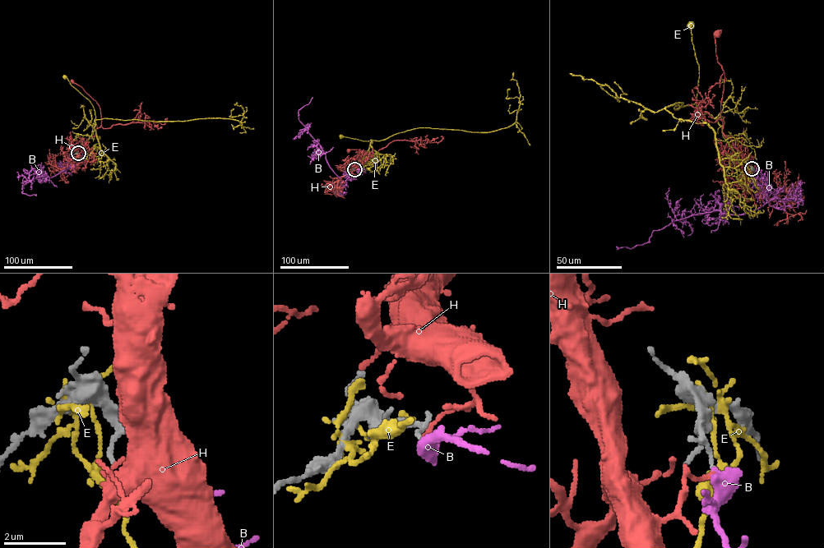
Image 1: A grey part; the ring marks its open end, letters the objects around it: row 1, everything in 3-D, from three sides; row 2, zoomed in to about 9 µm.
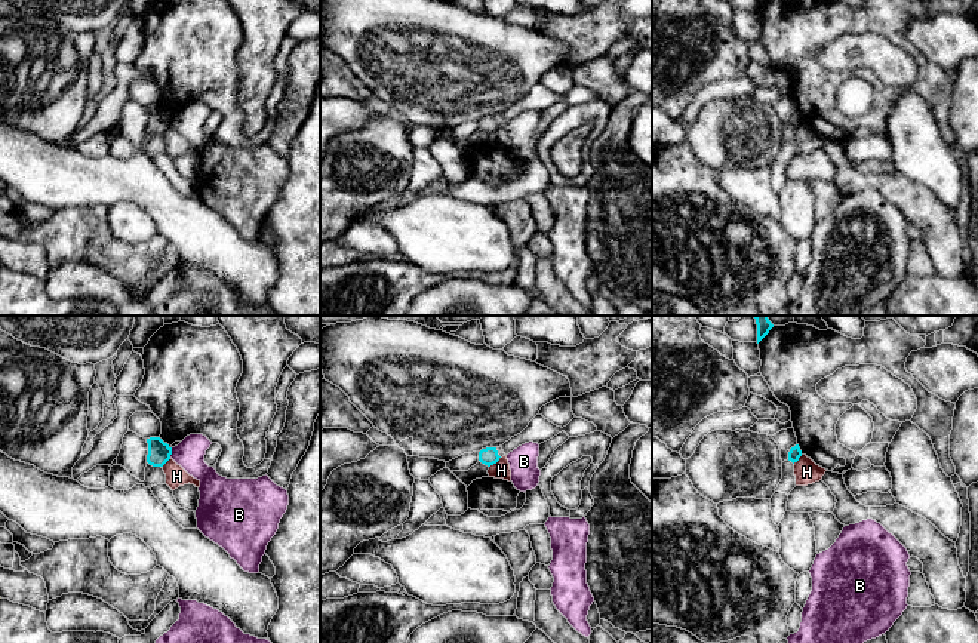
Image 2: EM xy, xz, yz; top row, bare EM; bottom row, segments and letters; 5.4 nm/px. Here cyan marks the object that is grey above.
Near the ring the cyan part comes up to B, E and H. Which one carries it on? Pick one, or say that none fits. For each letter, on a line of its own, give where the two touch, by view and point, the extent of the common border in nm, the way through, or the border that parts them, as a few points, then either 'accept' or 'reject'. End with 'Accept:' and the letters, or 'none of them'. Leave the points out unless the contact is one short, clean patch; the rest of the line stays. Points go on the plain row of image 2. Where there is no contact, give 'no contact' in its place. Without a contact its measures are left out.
B: meets cyan in xy at (171, 120); contact 60 nm long; border along xy (172, 116), (169, 125); reject
E: no contact; reject
H: meets cyan in xz at (495, 131); contact 90 nm long; border along xz (500, 125), (489, 135); reject
Accept: none of them

